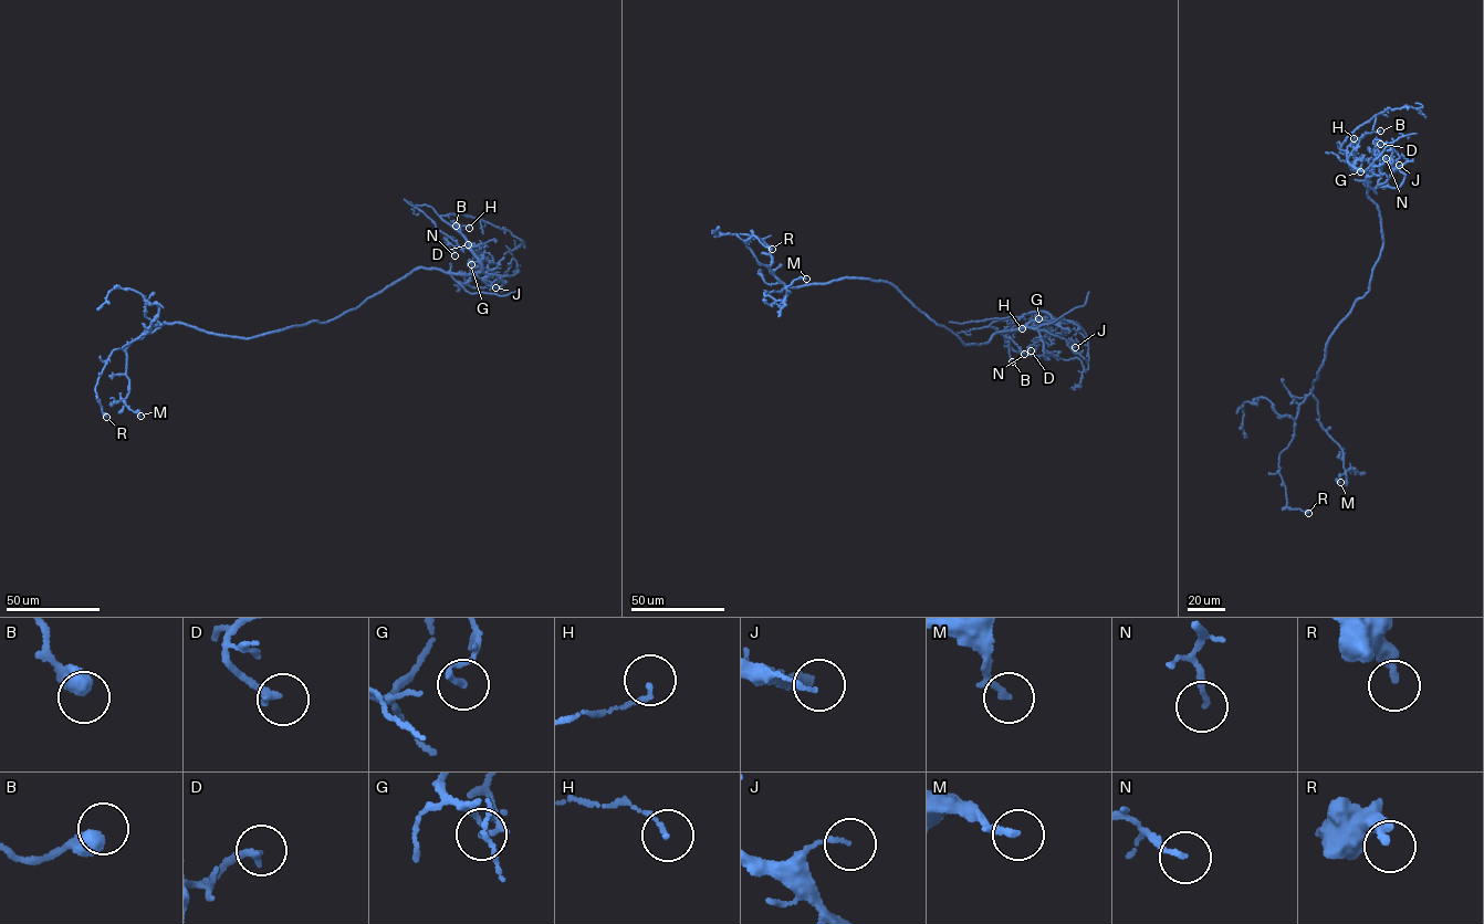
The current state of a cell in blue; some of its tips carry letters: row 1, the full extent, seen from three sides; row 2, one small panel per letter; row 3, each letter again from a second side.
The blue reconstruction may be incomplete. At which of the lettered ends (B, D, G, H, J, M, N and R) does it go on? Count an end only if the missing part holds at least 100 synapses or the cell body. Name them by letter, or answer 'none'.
none

